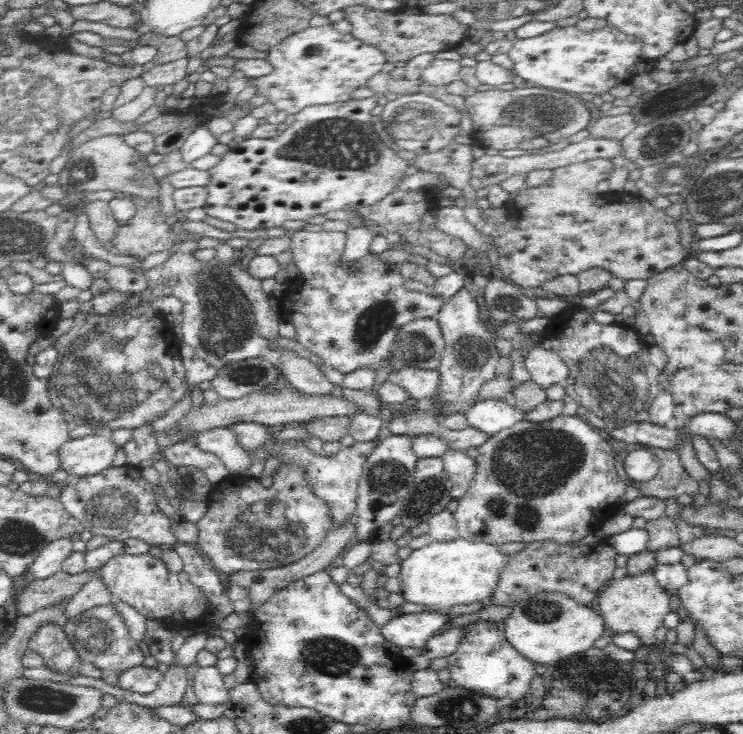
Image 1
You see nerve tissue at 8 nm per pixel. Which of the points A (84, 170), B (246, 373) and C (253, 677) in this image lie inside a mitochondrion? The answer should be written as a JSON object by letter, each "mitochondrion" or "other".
{"A":"mitochondrion","B":"mitochondrion","C":"other"}

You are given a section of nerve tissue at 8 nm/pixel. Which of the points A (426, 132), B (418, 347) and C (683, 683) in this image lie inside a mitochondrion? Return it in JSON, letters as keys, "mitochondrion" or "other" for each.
{"A":"mitochondrion","B":"mitochondrion","C":"other"}

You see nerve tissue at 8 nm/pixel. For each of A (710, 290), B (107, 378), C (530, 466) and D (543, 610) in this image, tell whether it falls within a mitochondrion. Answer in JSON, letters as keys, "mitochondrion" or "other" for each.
{"A":"other","B":"mitochondrion","C":"mitochondrion","D":"mitochondrion"}

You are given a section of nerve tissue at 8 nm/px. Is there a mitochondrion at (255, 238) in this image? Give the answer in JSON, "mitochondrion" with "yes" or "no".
{"mitochondrion":"no"}

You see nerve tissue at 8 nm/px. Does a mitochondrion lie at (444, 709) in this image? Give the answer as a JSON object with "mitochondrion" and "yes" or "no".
{"mitochondrion":"yes"}

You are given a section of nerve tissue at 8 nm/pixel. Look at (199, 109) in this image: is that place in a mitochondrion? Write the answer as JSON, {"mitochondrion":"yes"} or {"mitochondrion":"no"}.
{"mitochondrion":"no"}

